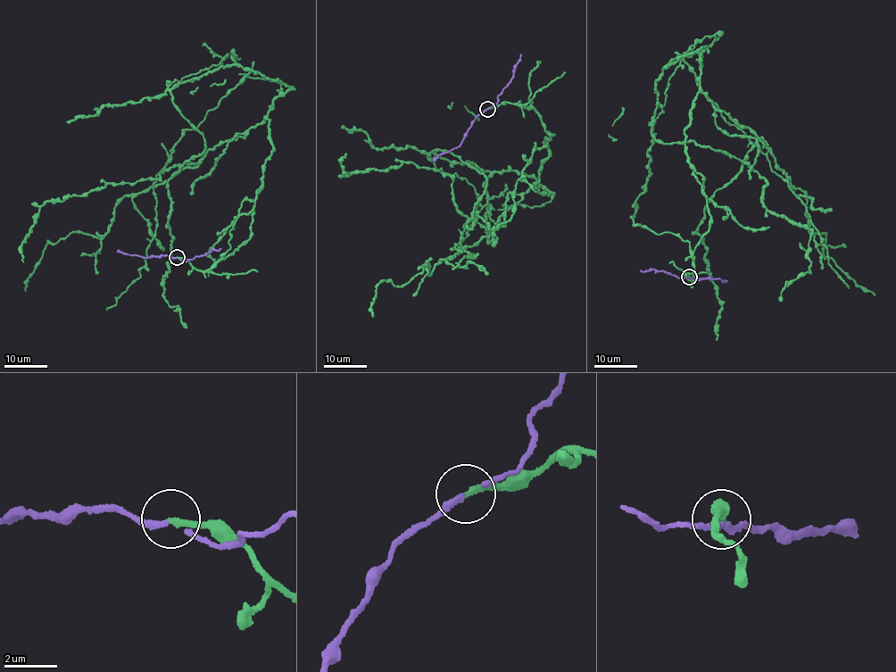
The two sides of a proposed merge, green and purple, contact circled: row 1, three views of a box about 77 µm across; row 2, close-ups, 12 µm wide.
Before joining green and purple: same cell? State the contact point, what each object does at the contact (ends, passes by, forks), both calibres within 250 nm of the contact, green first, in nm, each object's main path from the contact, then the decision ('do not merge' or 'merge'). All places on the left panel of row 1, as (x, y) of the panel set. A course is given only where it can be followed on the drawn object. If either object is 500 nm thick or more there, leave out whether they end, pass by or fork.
place (177, 257); green ends; purple passes by; calibres 220 and 180 nm; course green (177, 256), (249, 237), (289, 87), (231, 64), (171, 90), (206, 145), (169, 180), (186, 327); course purple (176, 257), (163, 255), (145, 258), (117, 252); do not merge

